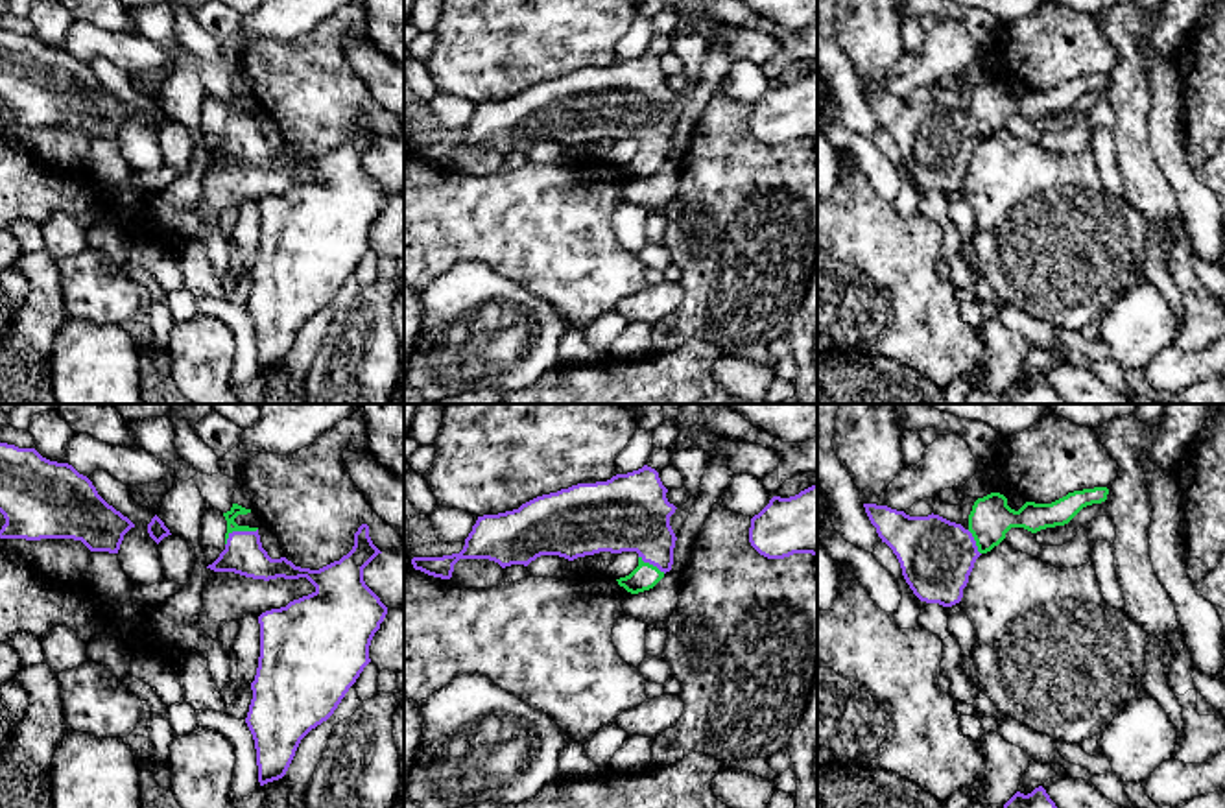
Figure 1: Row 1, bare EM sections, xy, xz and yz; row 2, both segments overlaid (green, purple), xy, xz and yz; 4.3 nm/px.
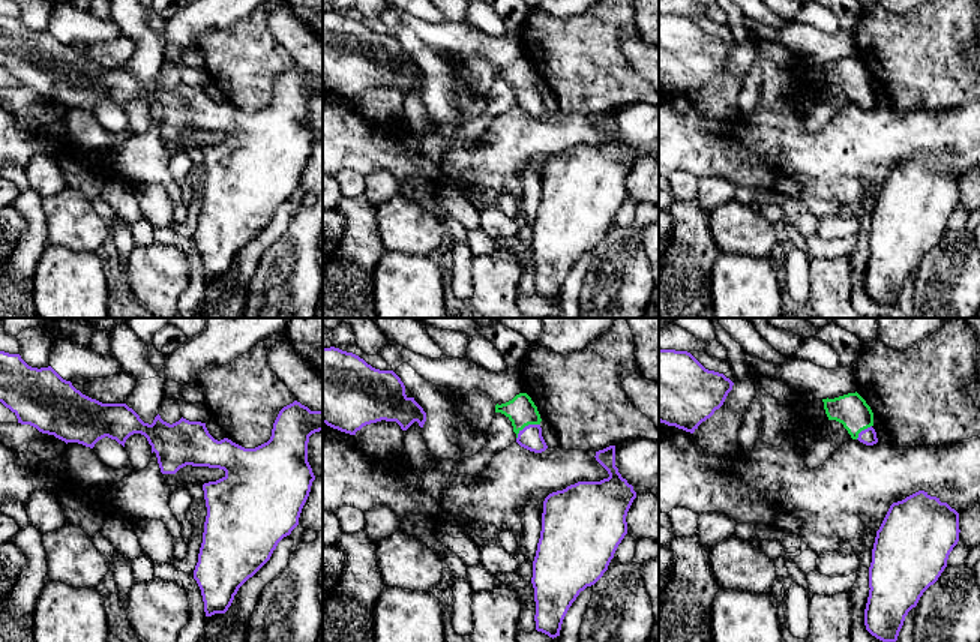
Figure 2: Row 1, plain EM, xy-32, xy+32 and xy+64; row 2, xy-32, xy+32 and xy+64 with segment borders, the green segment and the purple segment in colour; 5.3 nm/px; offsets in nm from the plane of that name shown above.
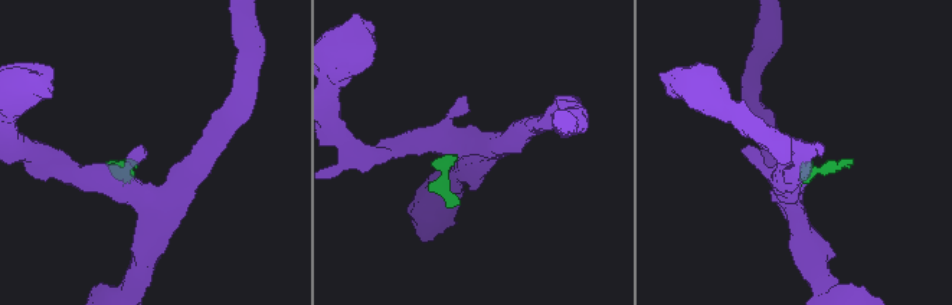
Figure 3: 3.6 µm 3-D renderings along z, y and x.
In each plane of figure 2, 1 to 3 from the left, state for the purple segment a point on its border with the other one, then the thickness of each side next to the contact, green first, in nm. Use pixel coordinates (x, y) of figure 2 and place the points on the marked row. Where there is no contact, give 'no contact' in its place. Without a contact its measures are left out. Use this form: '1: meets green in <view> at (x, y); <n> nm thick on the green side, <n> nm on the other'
1: no contact
2: meets green in xy+32 at (526, 425); 160 nm thick on the green side, 120 nm on the other
3: meets green in xy+64 at (862, 429); 180 nm thick on the green side, 90 nm on the other

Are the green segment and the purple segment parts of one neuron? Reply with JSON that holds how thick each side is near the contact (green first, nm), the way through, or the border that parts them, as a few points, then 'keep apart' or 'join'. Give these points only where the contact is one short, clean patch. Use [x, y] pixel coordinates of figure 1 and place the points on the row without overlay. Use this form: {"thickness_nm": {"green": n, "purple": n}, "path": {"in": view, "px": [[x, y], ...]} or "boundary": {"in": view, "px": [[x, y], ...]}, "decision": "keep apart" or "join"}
{"thickness_nm": {"green": 50, "purple": 170}, "path": {"in": "xy", "px": [[237, 96], [231, 109], [238, 117], [244, 141]]}, "decision": "join"}

